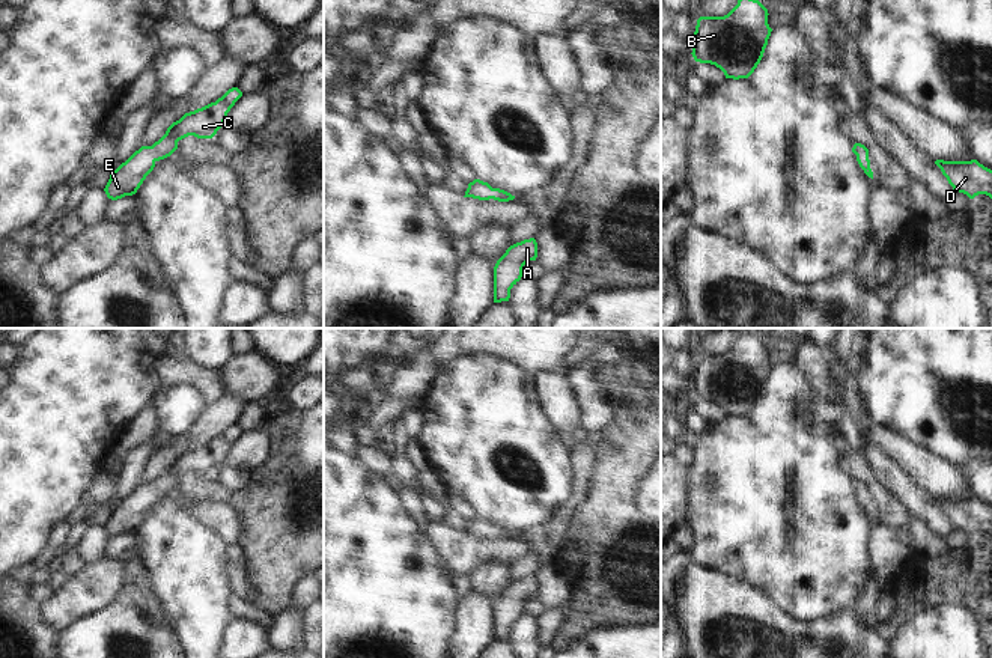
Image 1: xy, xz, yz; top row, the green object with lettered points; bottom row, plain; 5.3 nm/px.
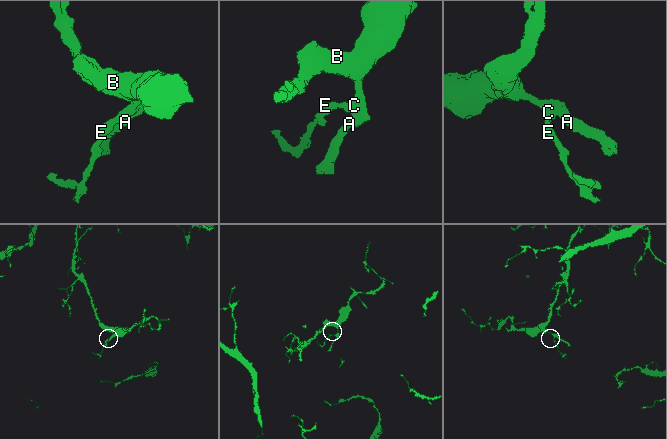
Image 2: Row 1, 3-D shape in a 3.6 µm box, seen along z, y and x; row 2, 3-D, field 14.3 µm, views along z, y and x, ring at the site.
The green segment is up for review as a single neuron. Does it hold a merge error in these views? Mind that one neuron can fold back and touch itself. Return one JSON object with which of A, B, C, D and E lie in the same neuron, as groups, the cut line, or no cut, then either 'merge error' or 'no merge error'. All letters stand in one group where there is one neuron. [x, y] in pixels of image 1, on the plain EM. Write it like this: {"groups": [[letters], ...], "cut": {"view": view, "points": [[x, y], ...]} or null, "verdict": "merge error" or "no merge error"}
{"groups": [["A", "B", "C", "D", "E"]], "cut": null, "verdict": "no merge error"}

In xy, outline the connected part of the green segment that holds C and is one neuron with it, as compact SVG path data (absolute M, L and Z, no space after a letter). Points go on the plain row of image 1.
M232 425L215 440L185 450L179 458L173 459L158 479L152 483L141 483L110 512L104 525L107 535L117 538L135 532L146 513L154 507L155 500L170 494L178 486L179 477L188 473L212 476L241 434L242 429Z

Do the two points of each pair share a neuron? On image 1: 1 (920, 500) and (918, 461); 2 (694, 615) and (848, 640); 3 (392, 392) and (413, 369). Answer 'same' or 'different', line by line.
1: different
2: same
3: same

